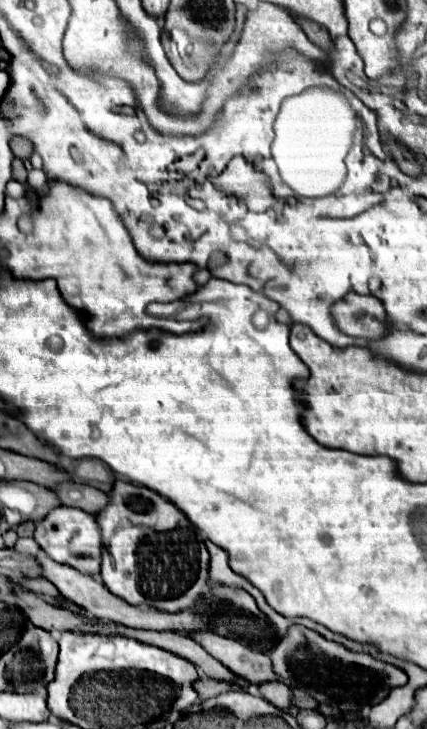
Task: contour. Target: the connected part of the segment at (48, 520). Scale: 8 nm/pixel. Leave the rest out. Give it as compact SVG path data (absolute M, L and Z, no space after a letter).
M59 505L49 515L37 523L35 527L35 541L39 547L57 563L65 563L75 567L77 571L85 575L99 575L99 565L101 565L101 533L95 521L95 515L85 513L75 507L65 507Z

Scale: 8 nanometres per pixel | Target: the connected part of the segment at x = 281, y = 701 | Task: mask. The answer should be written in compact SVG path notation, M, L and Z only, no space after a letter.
M269 681L269 683L261 683L261 685L251 685L251 689L259 691L269 703L273 703L281 709L295 707L293 705L293 691L283 681Z

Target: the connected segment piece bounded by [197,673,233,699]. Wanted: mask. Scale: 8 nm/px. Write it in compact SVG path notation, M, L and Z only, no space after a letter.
M201 673L201 681L197 681L197 691L201 691L201 699L209 699L209 697L215 697L223 691L229 691L233 689L233 685L229 683L219 683L215 679L209 679L207 675Z

